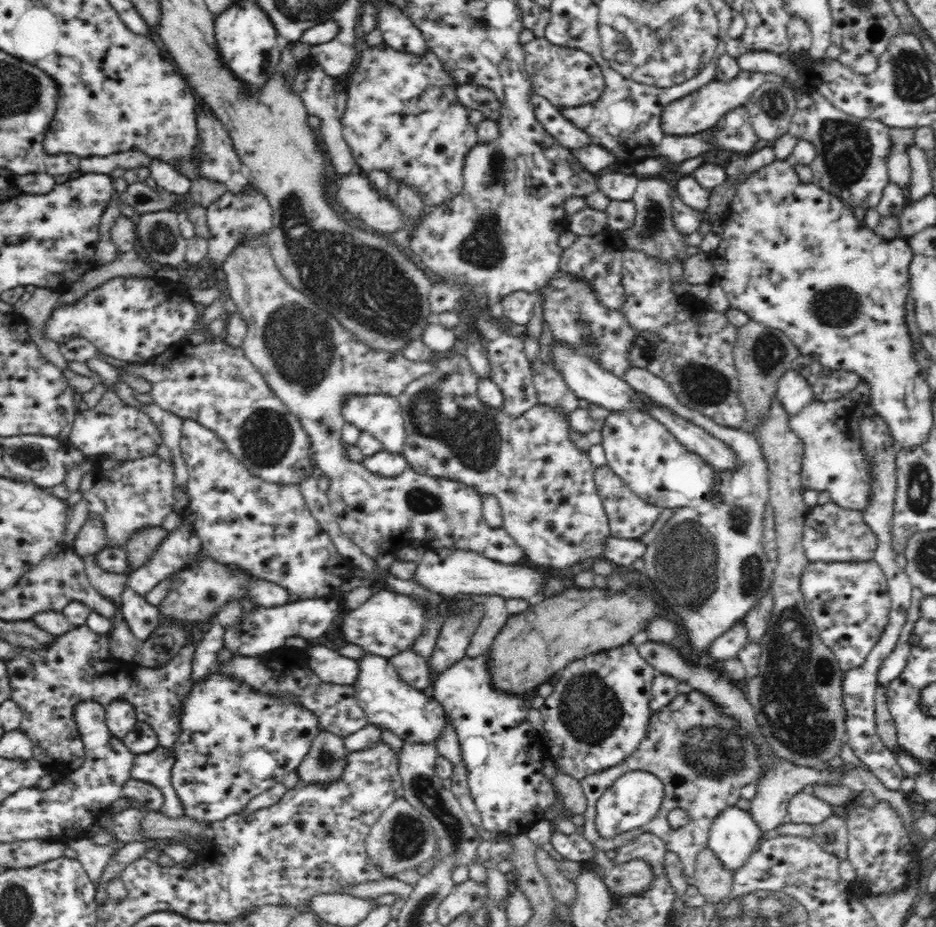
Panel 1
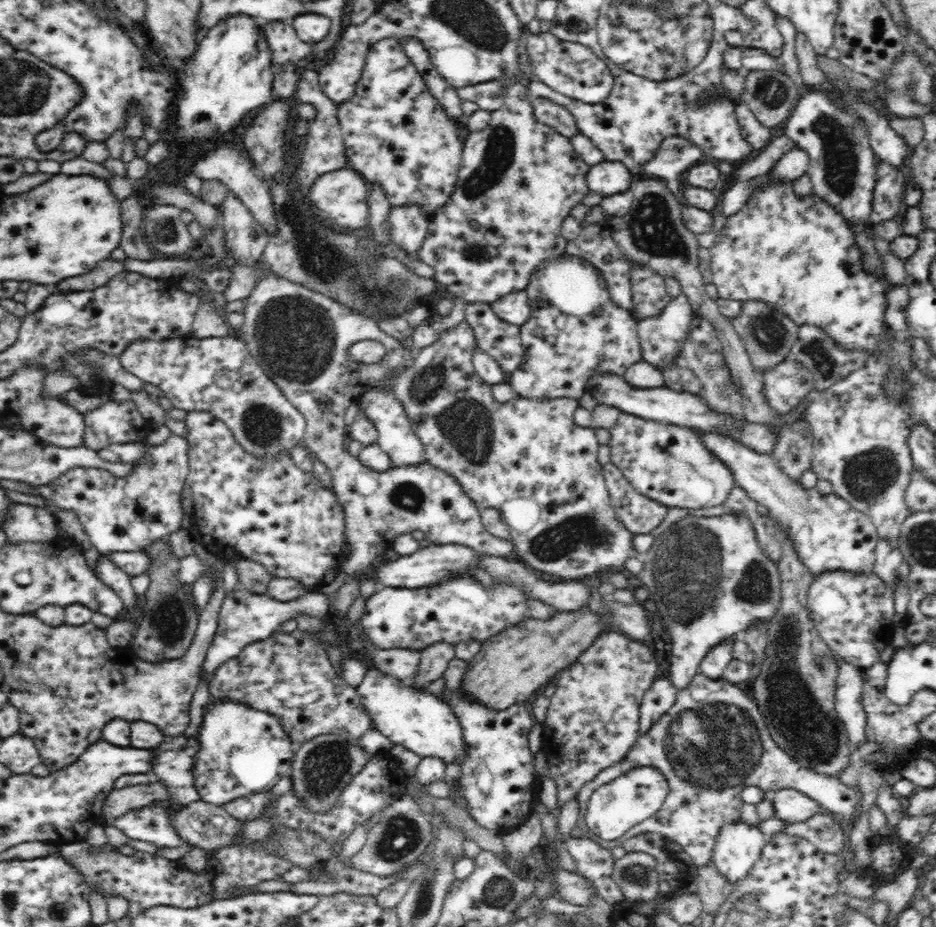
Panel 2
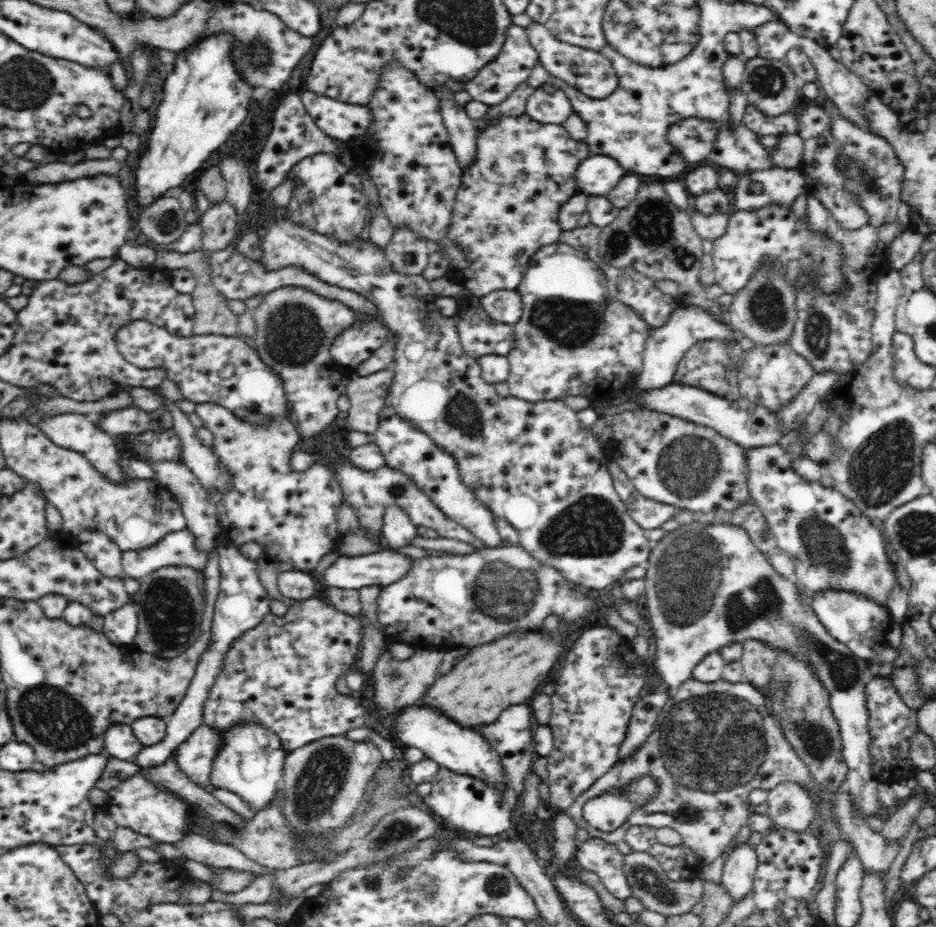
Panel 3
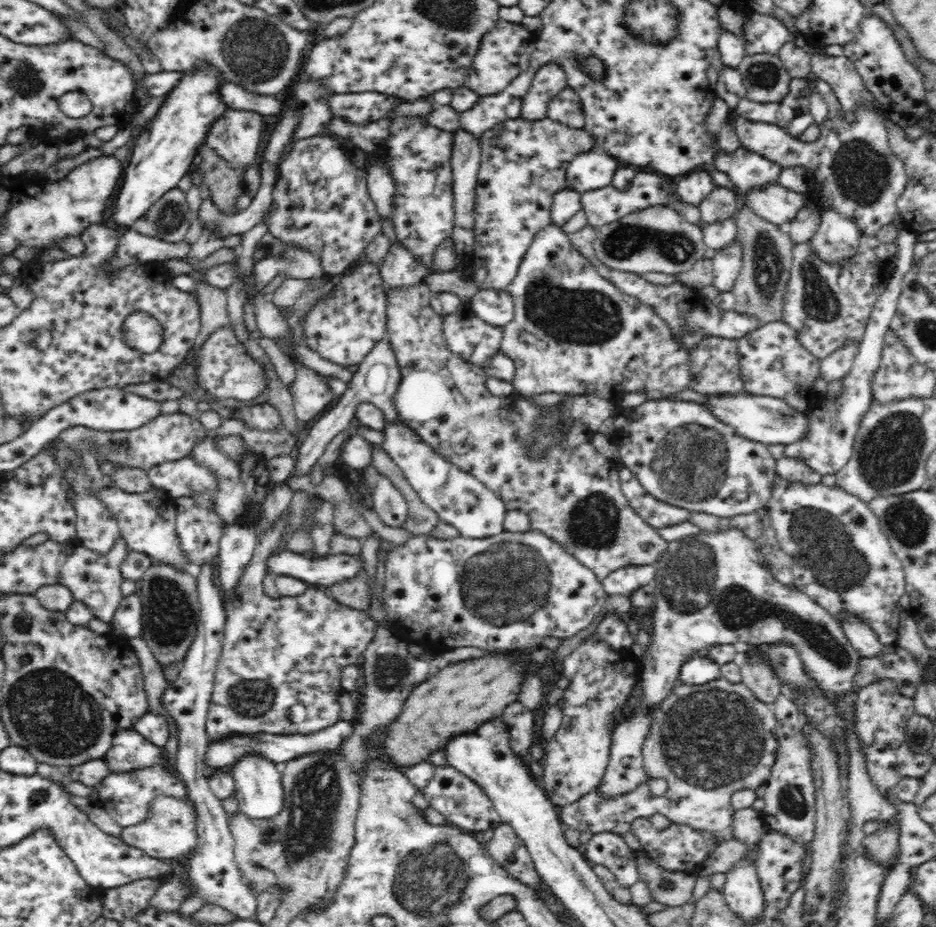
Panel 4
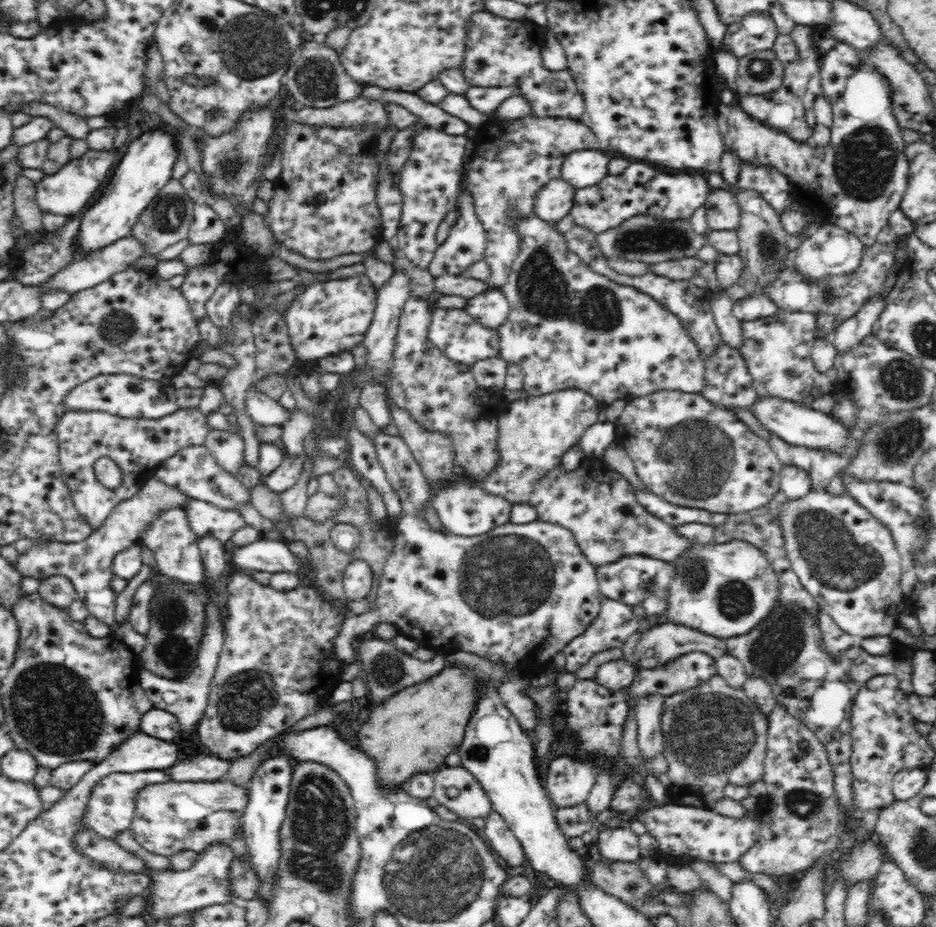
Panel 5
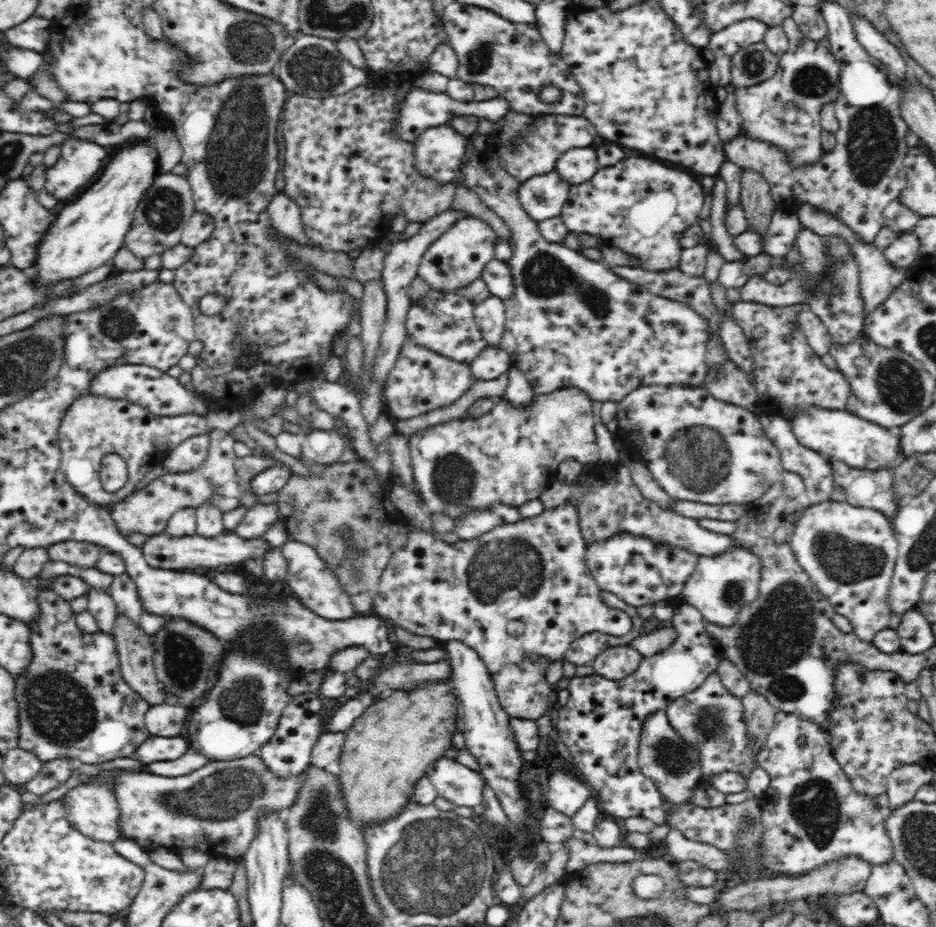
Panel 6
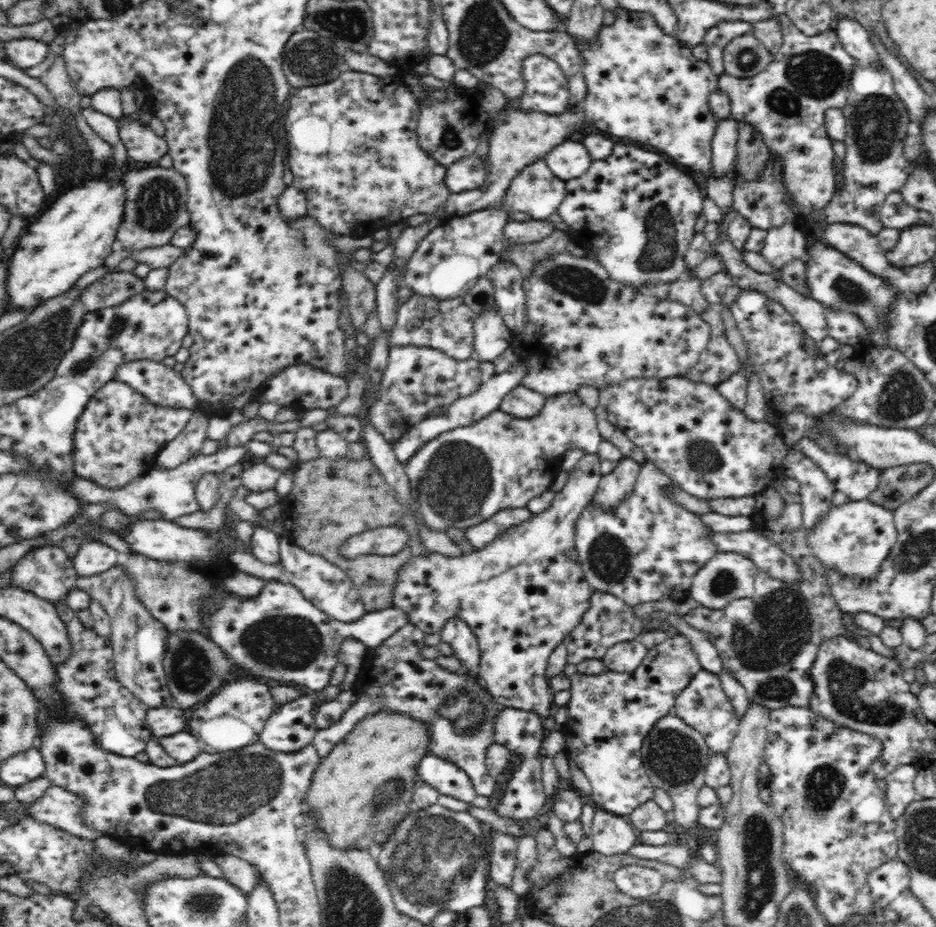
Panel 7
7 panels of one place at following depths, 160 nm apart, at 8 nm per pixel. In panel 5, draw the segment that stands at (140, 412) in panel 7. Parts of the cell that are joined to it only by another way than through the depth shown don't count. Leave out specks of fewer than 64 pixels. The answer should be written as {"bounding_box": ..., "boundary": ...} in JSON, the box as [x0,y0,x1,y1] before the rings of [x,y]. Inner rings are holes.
{"bounding_box":[55,407,211,531],"boundary":[[[192,407],[178,409],[174,414],[158,419],[122,418],[93,410],[65,410],[55,428],[60,450],[59,464],[84,522],[94,531],[100,528],[119,502],[133,498],[141,485],[154,476],[156,467],[175,456],[178,450],[205,445],[211,430],[207,416]],[[103,457],[114,460],[122,471],[122,484],[114,490],[105,488],[95,476],[93,466]]]}

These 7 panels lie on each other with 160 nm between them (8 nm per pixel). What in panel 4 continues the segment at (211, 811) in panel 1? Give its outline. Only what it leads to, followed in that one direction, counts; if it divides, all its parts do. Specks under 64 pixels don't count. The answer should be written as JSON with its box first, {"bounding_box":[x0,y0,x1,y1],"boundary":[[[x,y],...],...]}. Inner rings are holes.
{"bounding_box":[228,754,284,819],"boundary":[[[249,754],[239,758],[228,767],[235,784],[236,801],[239,810],[251,819],[265,819],[275,817],[282,809],[284,791],[282,784],[283,764],[274,763],[262,755]]]}

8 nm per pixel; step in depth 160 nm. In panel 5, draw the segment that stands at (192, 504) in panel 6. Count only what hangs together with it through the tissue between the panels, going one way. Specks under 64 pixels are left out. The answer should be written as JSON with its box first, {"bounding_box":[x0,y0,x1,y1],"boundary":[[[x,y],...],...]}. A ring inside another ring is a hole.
{"bounding_box":[14,430,245,626],"boundary":[[[214,430],[206,437],[205,446],[216,463],[233,475],[245,464],[245,445],[240,433],[235,430]],[[153,476],[141,485],[133,498],[119,502],[100,528],[88,538],[80,542],[36,542],[25,554],[18,556],[14,567],[23,578],[43,580],[52,576],[65,576],[74,585],[77,598],[86,605],[89,616],[112,626],[115,622],[117,594],[110,586],[115,576],[112,571],[114,558],[137,544],[146,527],[151,525],[160,513],[171,508],[181,508],[188,499],[190,497],[182,491],[164,485]]]}

